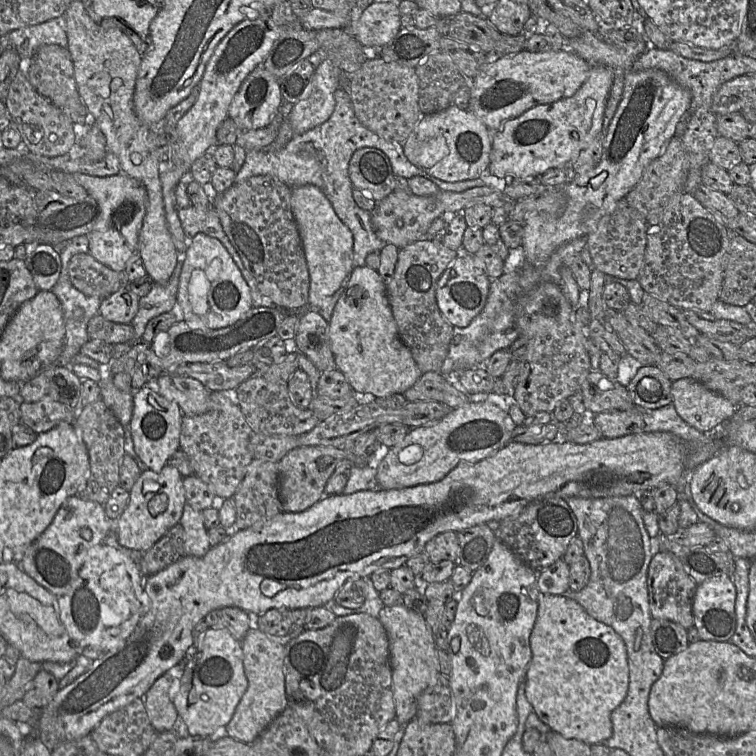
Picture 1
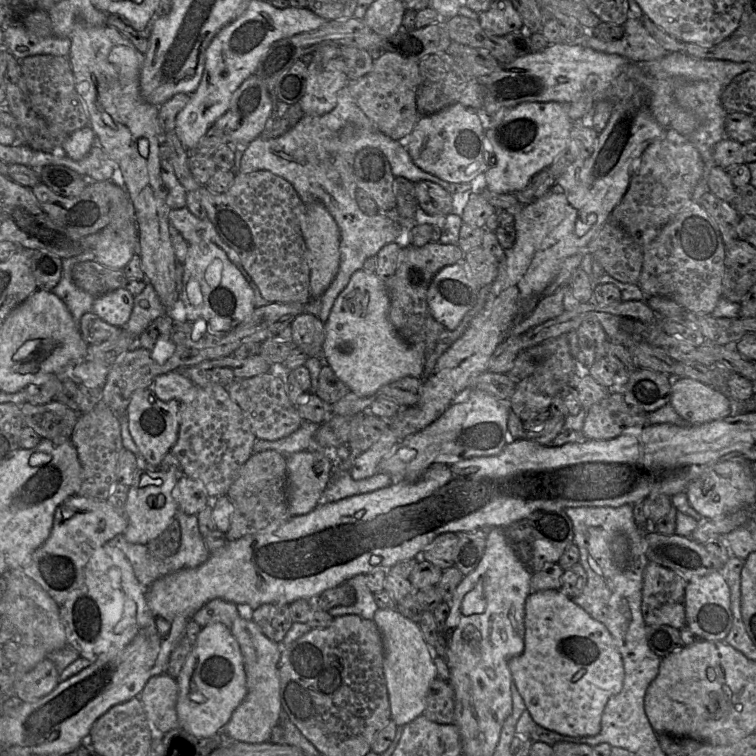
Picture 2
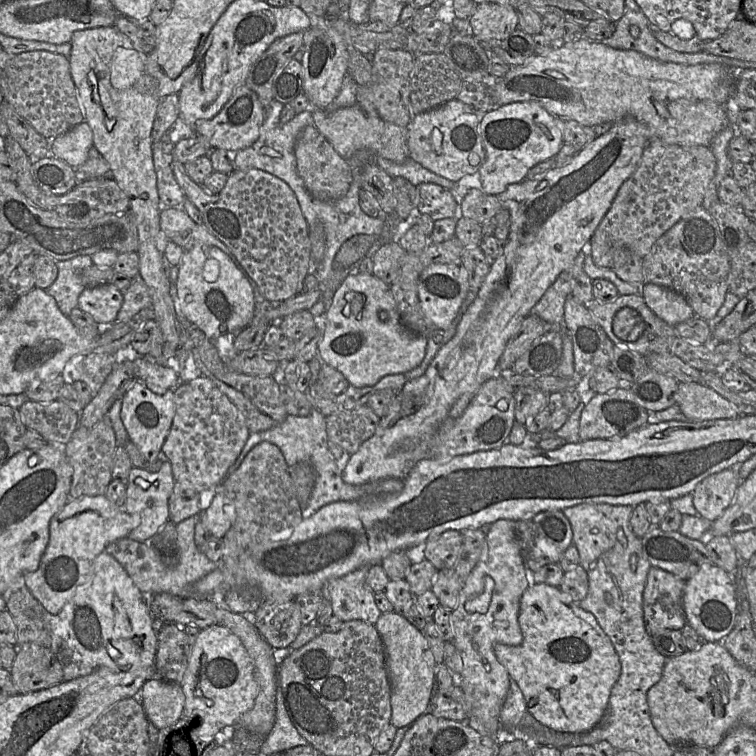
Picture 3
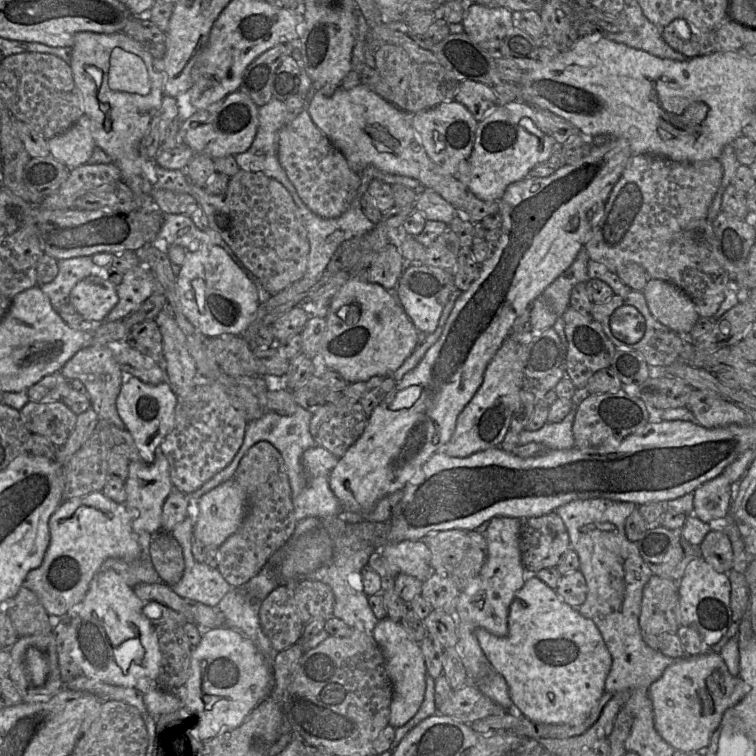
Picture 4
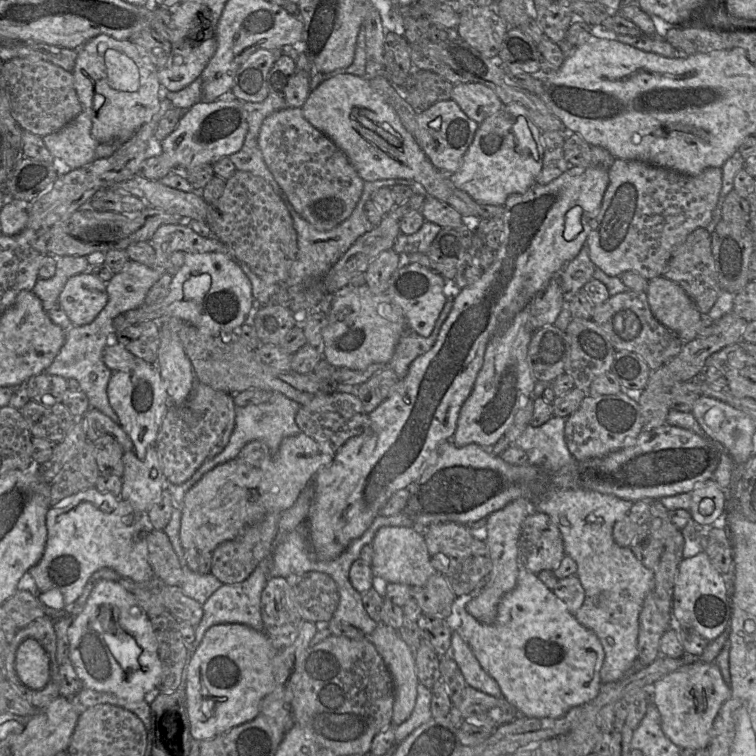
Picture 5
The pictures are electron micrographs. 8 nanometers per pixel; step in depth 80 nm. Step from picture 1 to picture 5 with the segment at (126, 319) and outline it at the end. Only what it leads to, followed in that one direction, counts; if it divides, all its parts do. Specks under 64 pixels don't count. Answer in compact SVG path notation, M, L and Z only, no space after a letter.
M90 273L70 277L58 299L73 326L90 324L108 301L107 283Z

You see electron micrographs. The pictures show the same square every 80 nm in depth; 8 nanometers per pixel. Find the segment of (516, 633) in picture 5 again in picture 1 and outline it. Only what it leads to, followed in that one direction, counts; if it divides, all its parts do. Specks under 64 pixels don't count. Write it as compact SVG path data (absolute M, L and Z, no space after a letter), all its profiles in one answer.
M567 595L540 596L530 634L532 659L525 676L525 695L538 718L566 739L600 744L613 734L612 712L624 701L629 686L627 651L623 639L609 625L591 617Z

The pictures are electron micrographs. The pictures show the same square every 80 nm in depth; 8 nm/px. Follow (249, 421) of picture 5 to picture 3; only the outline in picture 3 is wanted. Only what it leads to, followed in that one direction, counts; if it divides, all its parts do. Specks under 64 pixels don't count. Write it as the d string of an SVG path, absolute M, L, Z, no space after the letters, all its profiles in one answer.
M312 409L309 415L287 415L282 423L271 429L250 433L239 457L229 468L228 474L234 472L247 453L262 441L276 445L289 467L297 464L304 455L310 458L316 446L328 446L326 417L317 409Z

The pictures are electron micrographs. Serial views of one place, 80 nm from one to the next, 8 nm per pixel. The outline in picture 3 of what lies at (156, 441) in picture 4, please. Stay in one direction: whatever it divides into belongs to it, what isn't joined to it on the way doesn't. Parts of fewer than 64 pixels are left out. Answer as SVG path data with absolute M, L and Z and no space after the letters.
M138 379L126 390L122 397L121 419L129 439L149 462L154 462L158 459L163 444L170 432L174 415L174 390L168 390L165 394L158 395L148 389Z

